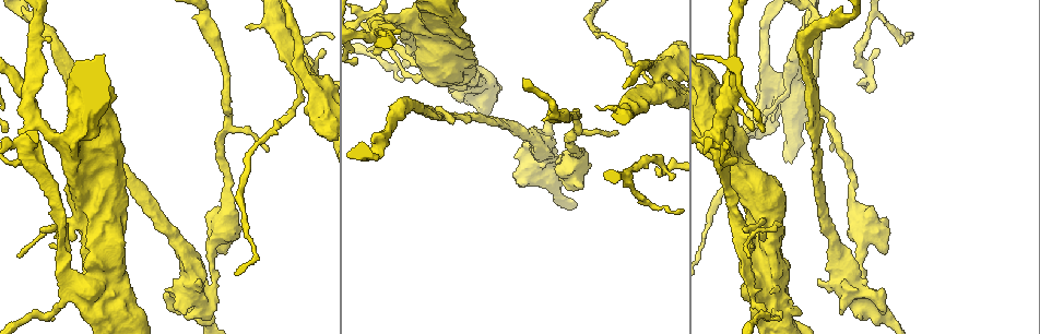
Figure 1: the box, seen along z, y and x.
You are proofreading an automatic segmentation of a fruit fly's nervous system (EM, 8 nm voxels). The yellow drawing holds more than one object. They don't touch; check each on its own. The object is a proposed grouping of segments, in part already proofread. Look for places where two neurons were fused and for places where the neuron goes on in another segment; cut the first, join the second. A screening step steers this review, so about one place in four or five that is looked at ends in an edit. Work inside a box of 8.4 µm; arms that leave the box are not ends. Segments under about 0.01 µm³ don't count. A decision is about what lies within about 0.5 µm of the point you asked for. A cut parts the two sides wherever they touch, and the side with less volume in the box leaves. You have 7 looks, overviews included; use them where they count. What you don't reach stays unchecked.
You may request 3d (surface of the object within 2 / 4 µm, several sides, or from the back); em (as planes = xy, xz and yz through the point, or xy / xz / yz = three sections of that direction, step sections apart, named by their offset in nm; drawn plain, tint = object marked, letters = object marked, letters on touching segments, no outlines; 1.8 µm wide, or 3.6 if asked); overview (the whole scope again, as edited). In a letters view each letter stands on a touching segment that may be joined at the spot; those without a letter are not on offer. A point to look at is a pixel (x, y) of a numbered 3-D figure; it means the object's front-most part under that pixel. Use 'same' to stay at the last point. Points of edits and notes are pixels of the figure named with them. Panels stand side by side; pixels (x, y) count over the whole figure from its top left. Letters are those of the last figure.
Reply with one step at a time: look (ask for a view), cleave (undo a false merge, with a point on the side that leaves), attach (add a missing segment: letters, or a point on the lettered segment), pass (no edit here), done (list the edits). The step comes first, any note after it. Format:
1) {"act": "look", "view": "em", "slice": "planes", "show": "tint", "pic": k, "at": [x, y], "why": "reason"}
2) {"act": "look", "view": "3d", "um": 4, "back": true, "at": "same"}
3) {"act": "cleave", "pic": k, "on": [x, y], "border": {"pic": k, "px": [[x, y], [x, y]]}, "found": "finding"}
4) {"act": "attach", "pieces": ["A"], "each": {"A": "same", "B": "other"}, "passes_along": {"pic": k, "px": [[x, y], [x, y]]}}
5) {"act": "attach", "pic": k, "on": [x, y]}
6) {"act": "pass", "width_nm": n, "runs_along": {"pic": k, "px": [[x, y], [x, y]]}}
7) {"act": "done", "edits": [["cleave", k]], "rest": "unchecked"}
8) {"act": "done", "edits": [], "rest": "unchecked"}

{"act": "look", "view": "em", "slice": "xz", "step": 16, "show": "tint", "pic": 1, "at": [718, 123], "why": "sudden change in width"}

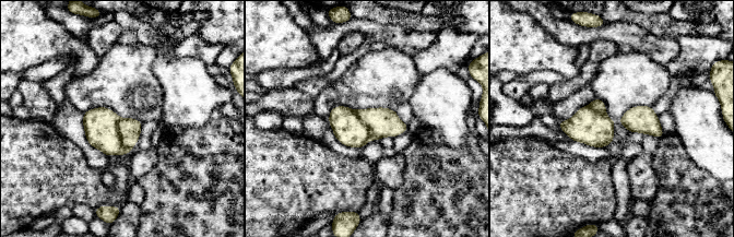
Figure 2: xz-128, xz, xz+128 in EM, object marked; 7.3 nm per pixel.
{"act": "look", "view": "em", "slice": "planes", "show": "tint", "at": "same", "why": "cut it another way"}

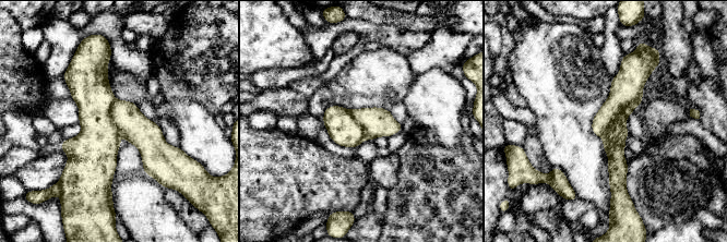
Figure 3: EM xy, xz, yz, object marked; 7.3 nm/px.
{"act": "look", "view": "em", "slice": "planes", "show": "letters", "at": "same", "why": "what lies round it"}

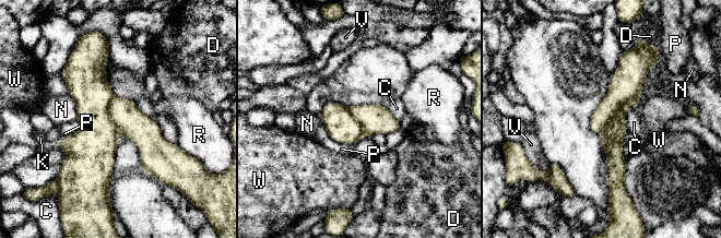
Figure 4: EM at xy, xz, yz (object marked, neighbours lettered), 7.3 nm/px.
{"act": "cleave", "pic": 4, "on": [612, 137], "longest_contact_nm": ["P", 300], "each": {"C": "other", "D": "other", "K": "other", "N": "other", "P": "other", "R": "other", "V": "other", "W": "other"}, "border": {"pic": 4, "px": [[638, 99], [626, 102], [599, 133]]}, "found": "two neurons meet here"}

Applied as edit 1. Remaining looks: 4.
{"act": "look", "view": "overview", "why": "see it whole again"}

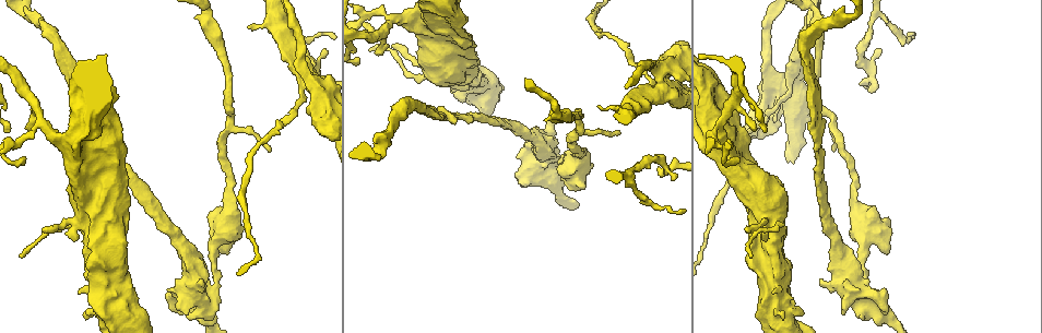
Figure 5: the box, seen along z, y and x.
{"act": "look", "view": "3d", "um": 2, "pic": 5, "at": [599, 105], "why": "free end"}

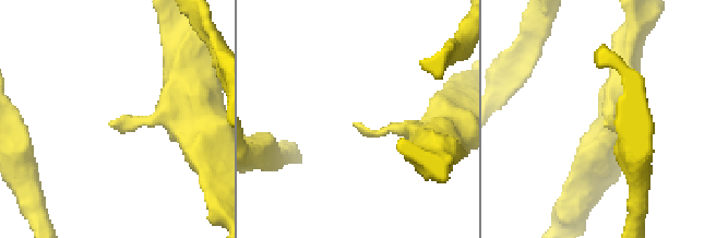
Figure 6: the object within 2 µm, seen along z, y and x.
{"act": "look", "view": "em", "slice": "planes", "show": "letters", "pic": 6, "at": [353, 123], "why": "shape alone is not enough"}

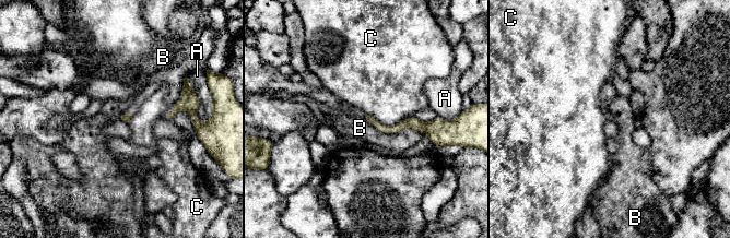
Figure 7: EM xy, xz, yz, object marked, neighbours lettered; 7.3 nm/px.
{"act": "pass", "each": {"A": "other", "B": "other", "C": "other"}, "runs_along": {"pic": 7, "px": [[369, 118], [384, 129], [432, 123]]}, "found": "no lettered segment goes on from it"}

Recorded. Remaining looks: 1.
{"act": "look", "view": "em", "slice": "planes", "show": "letters", "pic": 5, "at": [877, 13], "why": "side arm on a straight run"}

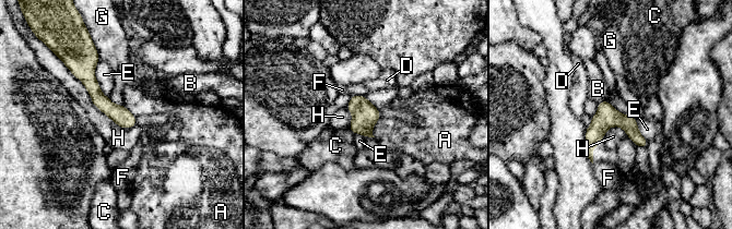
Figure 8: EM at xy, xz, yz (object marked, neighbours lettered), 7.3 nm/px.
{"act": "pass", "longest_contact_nm": ["H", 700], "each": {"A": "other", "B": "other", "C": "other", "D": "other", "E": "other", "F": "other", "G": "other", "H": "other"}, "border": {"pic": 8, "px": [[380, 115], [373, 128], [374, 136]]}, "found": "one neuron here"}

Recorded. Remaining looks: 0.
{"act": "done", "edits": [["cleave", 4]], "rest": "unchecked"}

